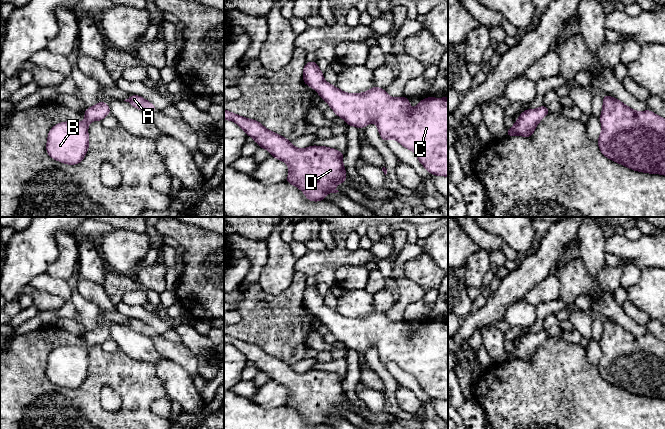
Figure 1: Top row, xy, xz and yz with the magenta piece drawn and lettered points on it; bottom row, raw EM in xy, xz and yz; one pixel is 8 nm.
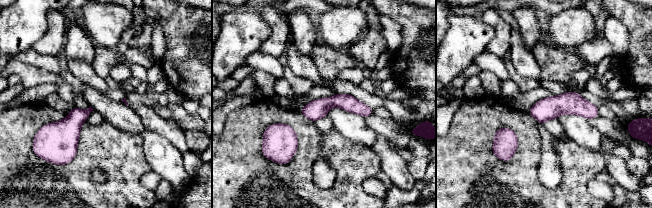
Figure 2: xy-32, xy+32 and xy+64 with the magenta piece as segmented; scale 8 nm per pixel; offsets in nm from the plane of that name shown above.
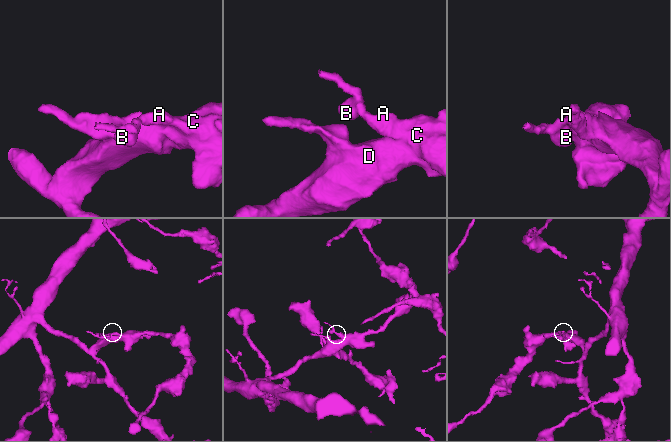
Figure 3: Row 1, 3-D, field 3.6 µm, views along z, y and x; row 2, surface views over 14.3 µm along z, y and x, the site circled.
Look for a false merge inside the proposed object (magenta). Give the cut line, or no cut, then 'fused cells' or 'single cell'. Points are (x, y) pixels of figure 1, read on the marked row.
cut none; single cell

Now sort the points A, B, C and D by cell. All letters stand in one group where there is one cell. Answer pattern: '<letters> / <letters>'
A B C D

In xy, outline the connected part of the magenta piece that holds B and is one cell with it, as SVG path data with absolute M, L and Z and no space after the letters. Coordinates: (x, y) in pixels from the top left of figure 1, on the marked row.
M98 101L93 107L84 111L86 119L83 122L60 122L48 133L46 151L48 155L64 164L80 163L89 148L88 125L90 122L102 121L111 114L107 103Z

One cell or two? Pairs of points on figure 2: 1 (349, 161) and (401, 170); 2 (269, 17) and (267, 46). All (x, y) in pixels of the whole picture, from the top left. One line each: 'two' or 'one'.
1: two
2: one

